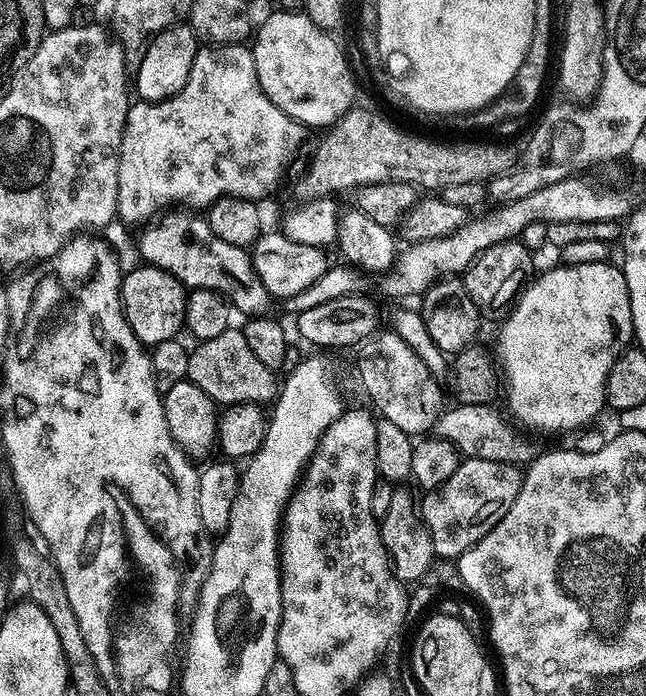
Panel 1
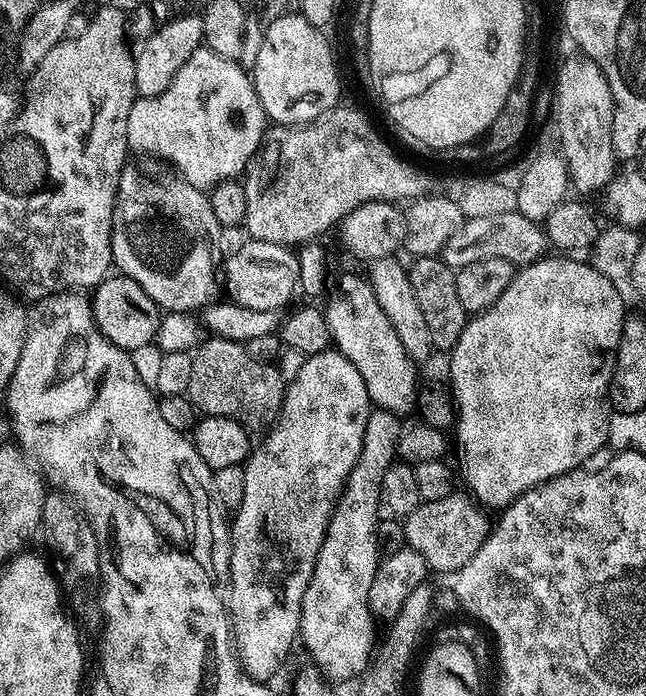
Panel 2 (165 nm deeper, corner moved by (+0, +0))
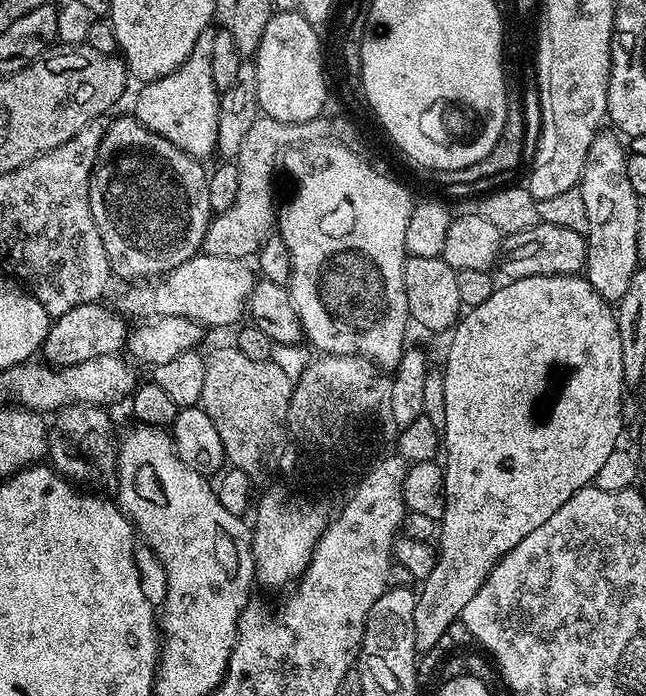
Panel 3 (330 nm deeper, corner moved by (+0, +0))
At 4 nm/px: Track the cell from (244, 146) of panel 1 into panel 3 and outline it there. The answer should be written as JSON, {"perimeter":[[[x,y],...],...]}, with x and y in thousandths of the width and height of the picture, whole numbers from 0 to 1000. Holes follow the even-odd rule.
{"perimeter":[[[333,45],[314,46],[294,83],[288,83],[288,89],[282,89],[269,106],[228,116],[211,138],[207,157],[207,165],[220,175],[220,181],[238,187],[238,193],[257,198],[257,204],[269,204],[276,216],[305,227],[317,227],[334,218],[341,132],[331,124],[331,112],[325,106],[333,53]]]}

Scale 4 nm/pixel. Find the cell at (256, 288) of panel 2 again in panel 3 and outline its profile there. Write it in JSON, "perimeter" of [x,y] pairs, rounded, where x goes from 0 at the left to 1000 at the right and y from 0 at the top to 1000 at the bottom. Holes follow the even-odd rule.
{"perimeter":[[[320,365],[296,368],[293,374],[282,376],[282,382],[263,388],[240,407],[217,405],[209,411],[193,412],[198,415],[186,437],[183,435],[184,447],[198,457],[286,454],[324,473],[347,471],[351,466],[370,467],[372,453],[379,453],[384,430],[399,401],[392,381],[389,385],[384,379],[389,378],[382,372],[364,374]]]}

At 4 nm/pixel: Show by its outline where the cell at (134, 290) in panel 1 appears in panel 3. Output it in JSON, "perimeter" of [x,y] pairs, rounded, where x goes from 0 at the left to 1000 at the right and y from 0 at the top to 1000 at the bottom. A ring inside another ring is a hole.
{"perimeter":[[[161,434],[128,437],[85,455],[68,487],[67,516],[87,529],[101,529],[110,523],[133,520],[139,514],[181,510],[193,499],[201,466],[178,441],[173,443],[166,443]]]}

